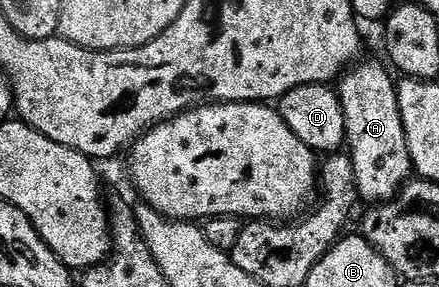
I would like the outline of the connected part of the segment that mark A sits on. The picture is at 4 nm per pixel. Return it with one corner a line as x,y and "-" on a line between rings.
365,62
350,66
335,90
347,121
345,142
349,160
355,169
357,198
362,204
369,203
365,205
380,205
400,193
401,188
410,182
414,170
411,153
407,149
407,133
403,133
403,117
399,113
394,76
384,62

